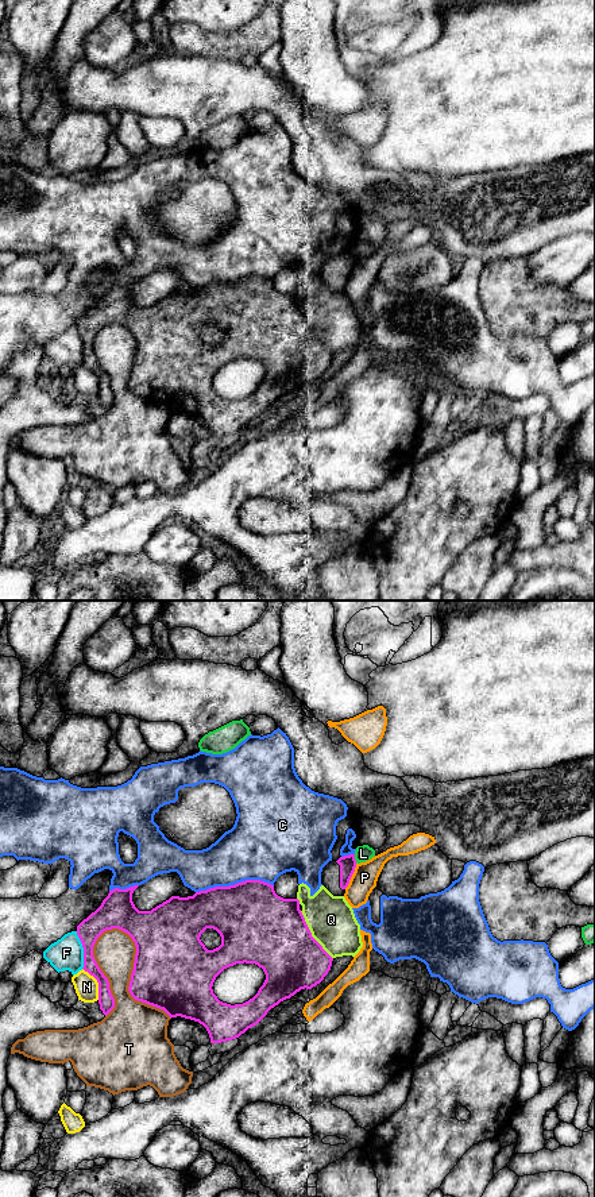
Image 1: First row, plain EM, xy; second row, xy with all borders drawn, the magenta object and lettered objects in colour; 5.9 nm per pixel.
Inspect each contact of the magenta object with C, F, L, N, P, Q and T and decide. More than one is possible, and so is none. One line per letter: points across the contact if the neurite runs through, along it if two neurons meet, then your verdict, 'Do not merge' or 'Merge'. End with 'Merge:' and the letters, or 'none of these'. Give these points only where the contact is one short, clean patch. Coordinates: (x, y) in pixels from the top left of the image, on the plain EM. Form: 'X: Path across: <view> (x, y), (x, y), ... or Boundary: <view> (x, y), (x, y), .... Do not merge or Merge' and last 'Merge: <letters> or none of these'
C: Do not merge
F: Do not merge
L: Boundary: xy (354, 250), (356, 258). Do not merge
N: Do not merge
P: Do not merge
Q: Do not merge
T: Do not merge
Merge: none of these

